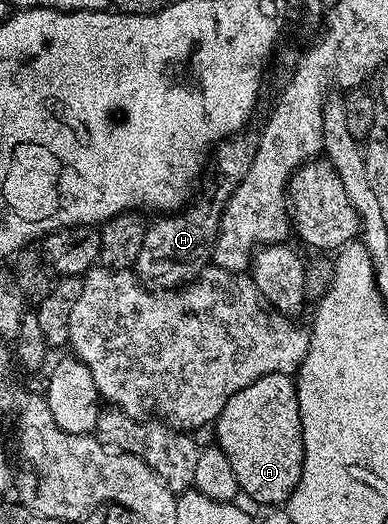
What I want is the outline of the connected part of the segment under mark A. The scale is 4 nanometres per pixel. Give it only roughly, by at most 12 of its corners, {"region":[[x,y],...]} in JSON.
{"region":[[255,379],[216,448],[238,490],[281,507],[303,475],[297,382]]}

